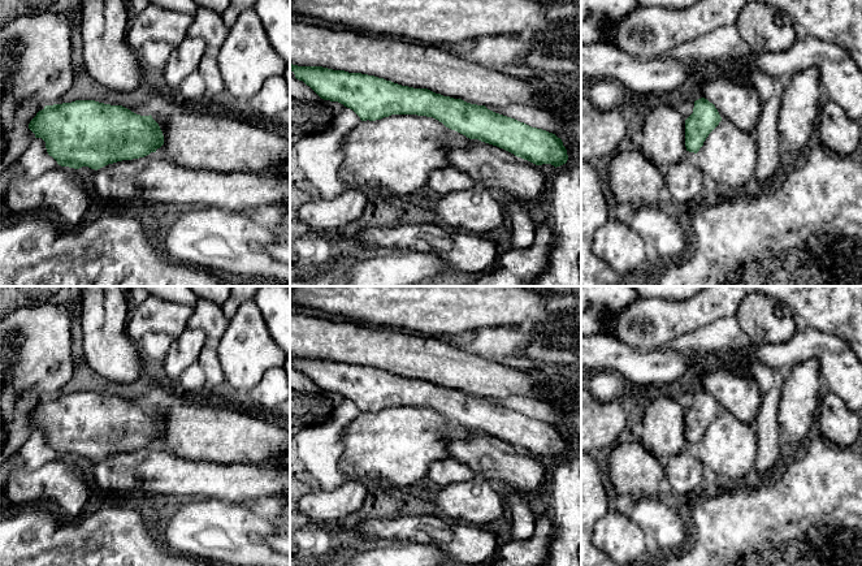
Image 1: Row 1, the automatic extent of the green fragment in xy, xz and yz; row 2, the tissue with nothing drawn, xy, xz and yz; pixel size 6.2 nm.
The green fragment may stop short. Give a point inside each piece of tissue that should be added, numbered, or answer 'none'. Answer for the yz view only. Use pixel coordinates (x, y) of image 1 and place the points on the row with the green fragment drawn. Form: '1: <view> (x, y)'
1: yz (663, 128)

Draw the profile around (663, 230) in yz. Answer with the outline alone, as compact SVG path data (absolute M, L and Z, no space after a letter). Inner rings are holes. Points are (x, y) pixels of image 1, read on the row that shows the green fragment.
M662 206L637 208L629 226L642 238L653 259L658 262L681 256L689 243L685 220L672 208Z

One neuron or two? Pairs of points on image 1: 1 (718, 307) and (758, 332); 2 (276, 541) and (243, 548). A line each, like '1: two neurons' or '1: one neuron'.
1: two neurons
2: two neurons

